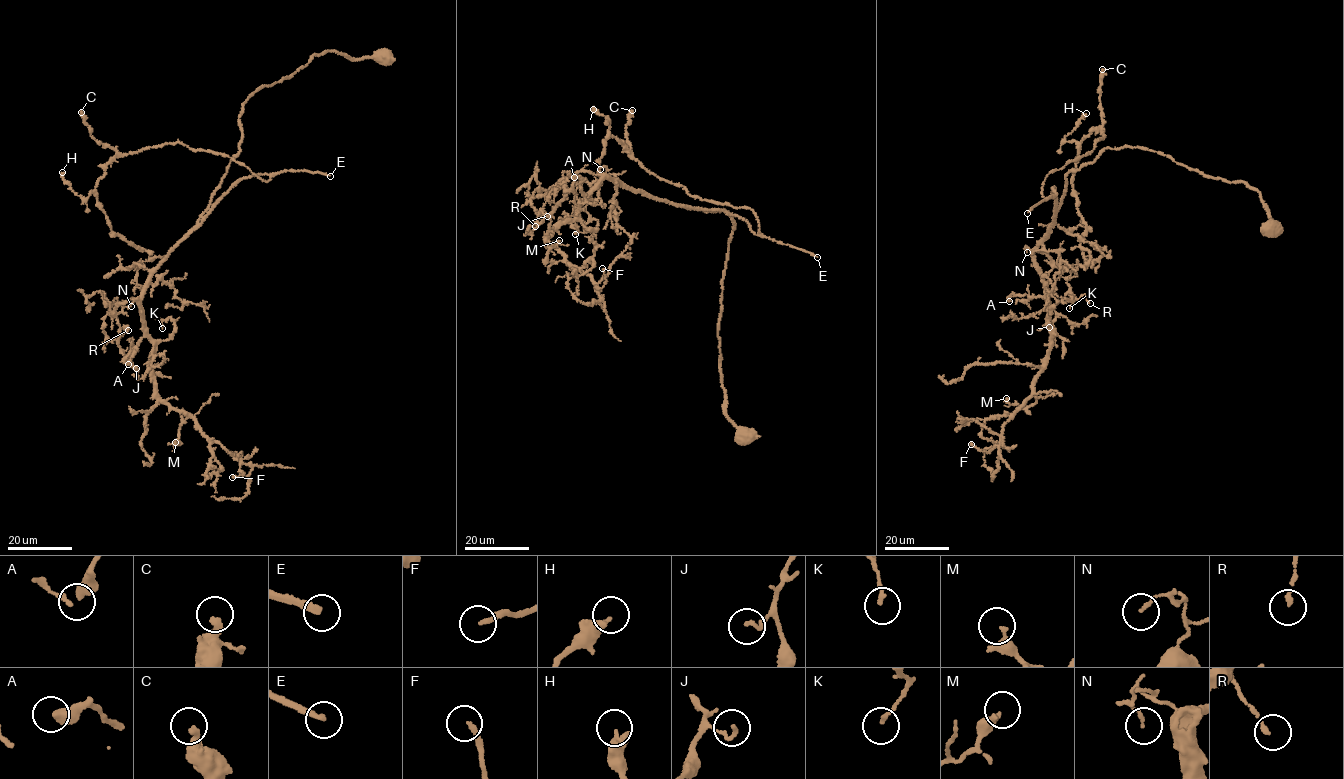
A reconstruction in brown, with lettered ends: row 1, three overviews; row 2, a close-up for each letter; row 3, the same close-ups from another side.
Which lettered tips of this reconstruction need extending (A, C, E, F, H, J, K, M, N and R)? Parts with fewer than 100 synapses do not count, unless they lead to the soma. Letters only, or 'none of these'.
E

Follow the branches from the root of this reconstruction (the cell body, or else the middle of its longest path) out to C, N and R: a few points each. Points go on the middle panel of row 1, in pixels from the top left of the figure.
C: (745, 436), (726, 414), (717, 334), (734, 224), (674, 205), (757, 235), (758, 220), (635, 160), (632, 110)
N: (745, 436), (726, 414), (717, 334), (732, 216), (635, 192), (600, 169)
R: (745, 436), (726, 414), (717, 334), (732, 216), (581, 171), (533, 191), (542, 217), (535, 226)

